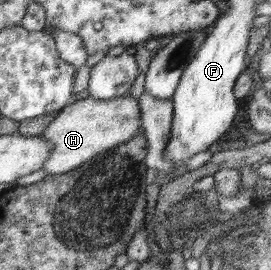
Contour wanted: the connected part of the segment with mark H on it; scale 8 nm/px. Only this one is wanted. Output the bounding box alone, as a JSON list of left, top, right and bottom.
[41,94,141,175]

